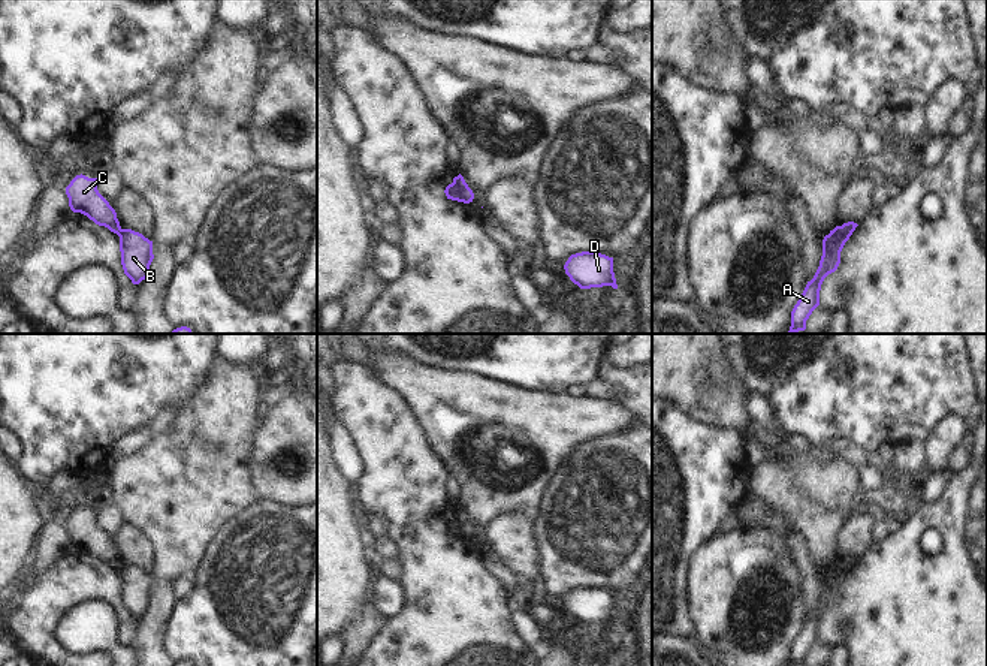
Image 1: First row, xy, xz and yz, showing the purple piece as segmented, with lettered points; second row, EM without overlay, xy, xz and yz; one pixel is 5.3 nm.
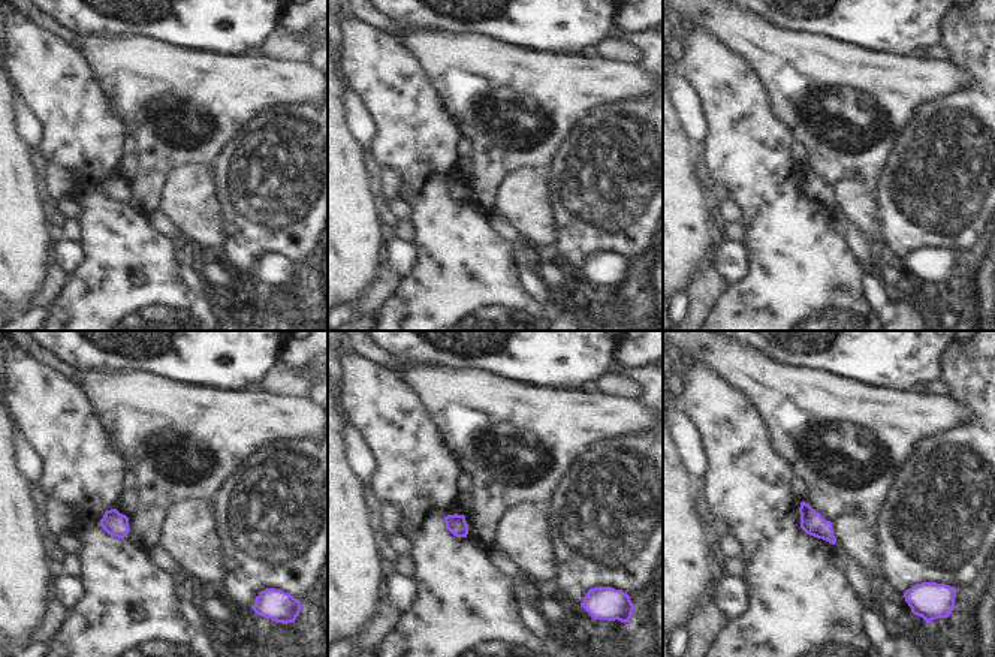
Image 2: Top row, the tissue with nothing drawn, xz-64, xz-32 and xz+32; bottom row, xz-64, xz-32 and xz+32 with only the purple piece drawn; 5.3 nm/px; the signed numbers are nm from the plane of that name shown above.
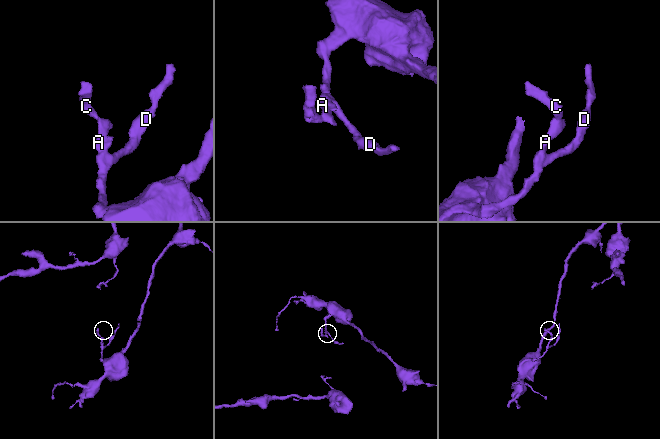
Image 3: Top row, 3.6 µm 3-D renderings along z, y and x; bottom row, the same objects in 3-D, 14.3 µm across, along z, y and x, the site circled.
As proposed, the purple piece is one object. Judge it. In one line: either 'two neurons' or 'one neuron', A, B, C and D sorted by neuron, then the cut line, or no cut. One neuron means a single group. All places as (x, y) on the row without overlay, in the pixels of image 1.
two neurons; groups A B D / C; cut xz (452, 518), (461, 536)

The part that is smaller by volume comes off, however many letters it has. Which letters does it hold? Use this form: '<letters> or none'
C.

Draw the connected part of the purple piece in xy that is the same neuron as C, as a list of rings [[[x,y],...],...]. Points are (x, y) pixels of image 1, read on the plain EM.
[[[76,510],[66,522],[69,542],[73,548],[81,548],[99,561],[108,563],[114,569],[120,569],[121,561],[115,545],[97,525],[97,513]]]

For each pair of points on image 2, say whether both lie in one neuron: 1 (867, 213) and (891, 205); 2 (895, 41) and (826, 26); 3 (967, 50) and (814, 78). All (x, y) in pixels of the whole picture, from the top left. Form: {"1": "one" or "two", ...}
{"1": "two", "2": "one", "3": "two"}

